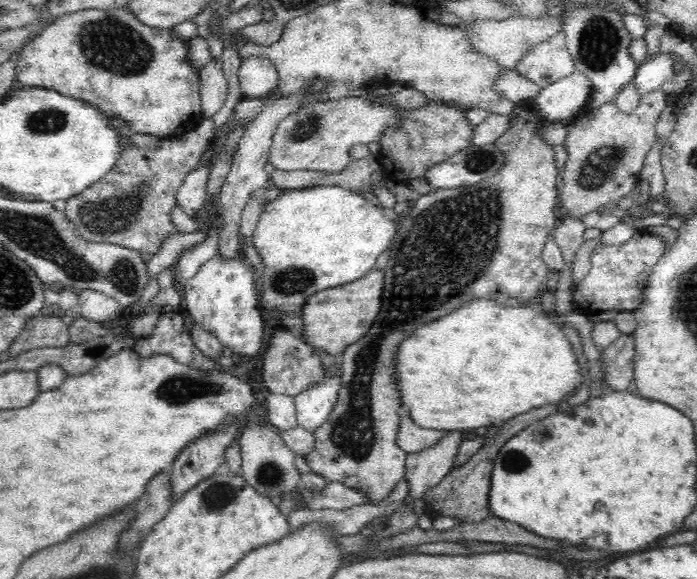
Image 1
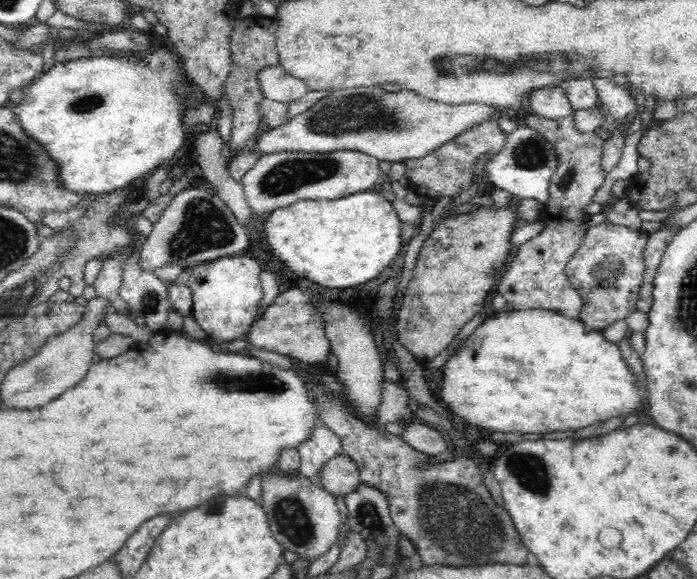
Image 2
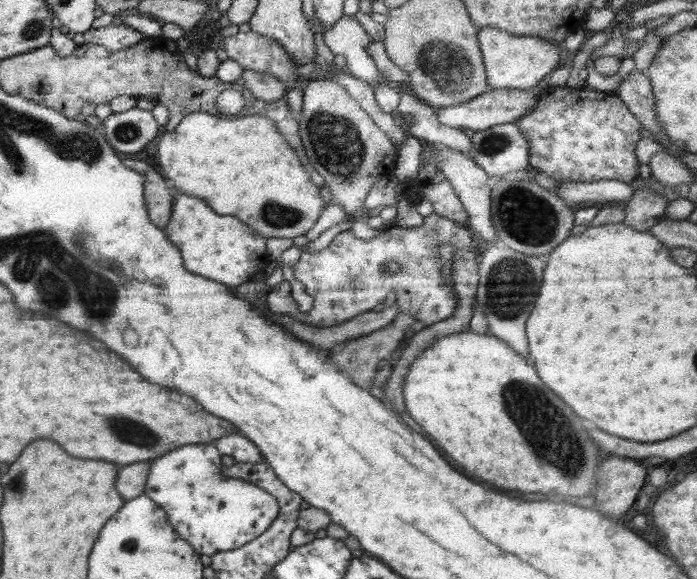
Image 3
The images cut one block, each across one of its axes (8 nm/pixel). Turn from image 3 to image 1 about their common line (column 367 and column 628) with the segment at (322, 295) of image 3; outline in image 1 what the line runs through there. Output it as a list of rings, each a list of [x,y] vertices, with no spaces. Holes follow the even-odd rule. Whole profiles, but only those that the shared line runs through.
[[[636,228],[634,236],[616,246],[598,244],[590,256],[591,268],[574,288],[573,300],[584,315],[606,312],[606,310],[636,312],[643,295],[642,288],[637,285],[638,276],[650,272],[667,250],[662,237],[651,233],[646,228]]]

